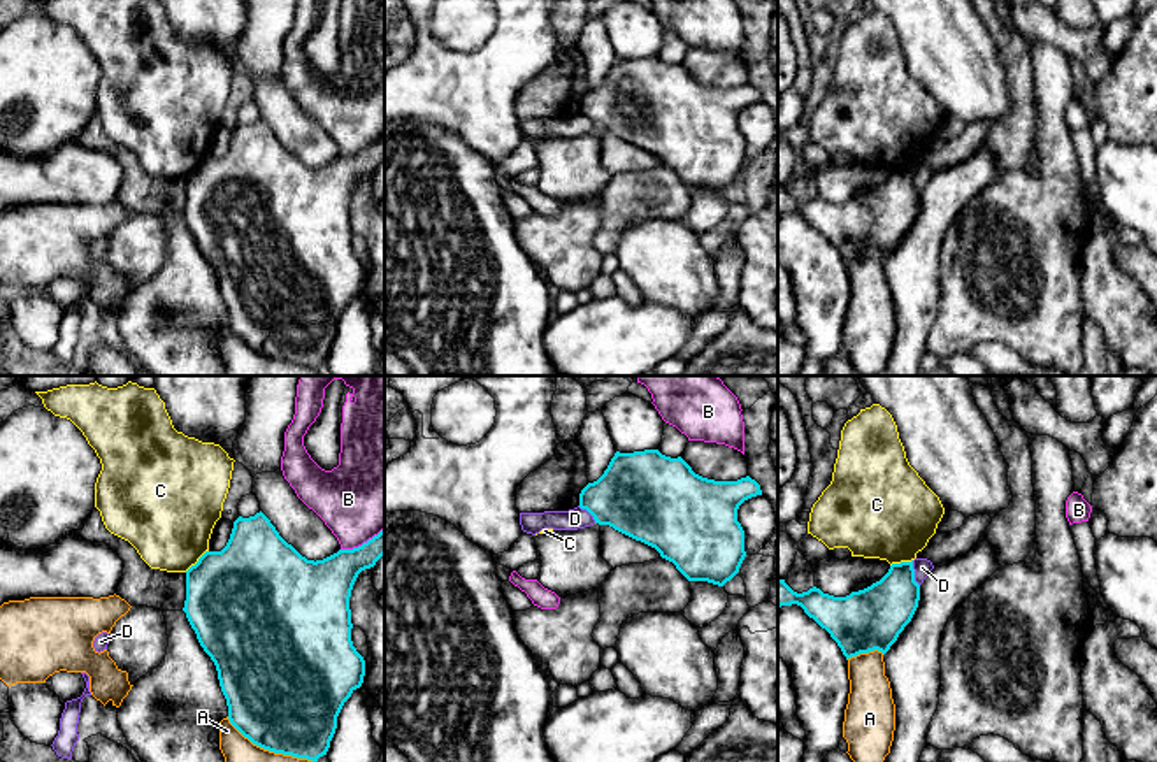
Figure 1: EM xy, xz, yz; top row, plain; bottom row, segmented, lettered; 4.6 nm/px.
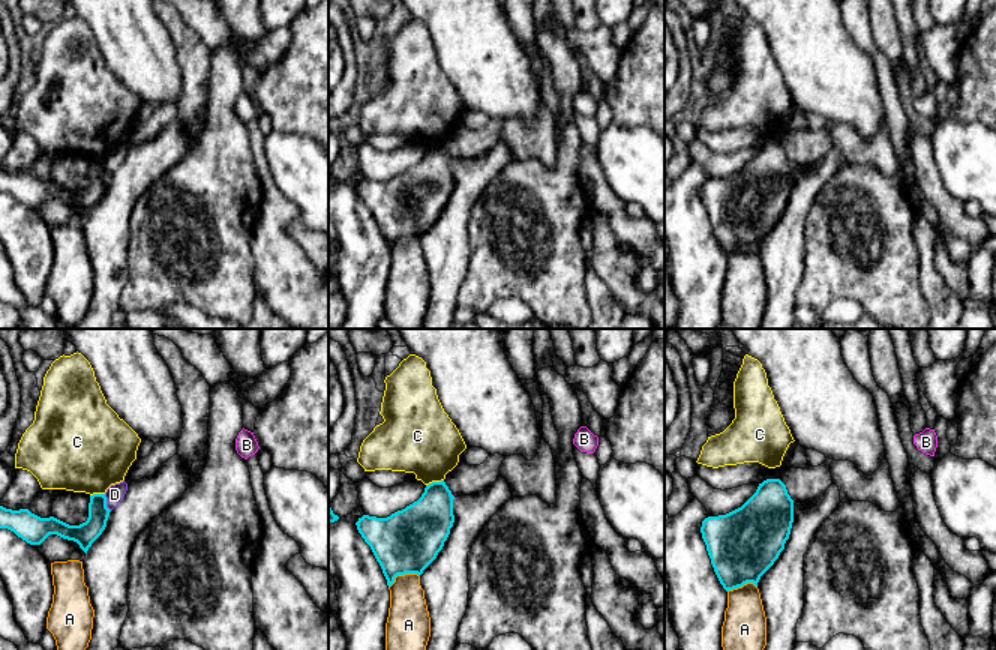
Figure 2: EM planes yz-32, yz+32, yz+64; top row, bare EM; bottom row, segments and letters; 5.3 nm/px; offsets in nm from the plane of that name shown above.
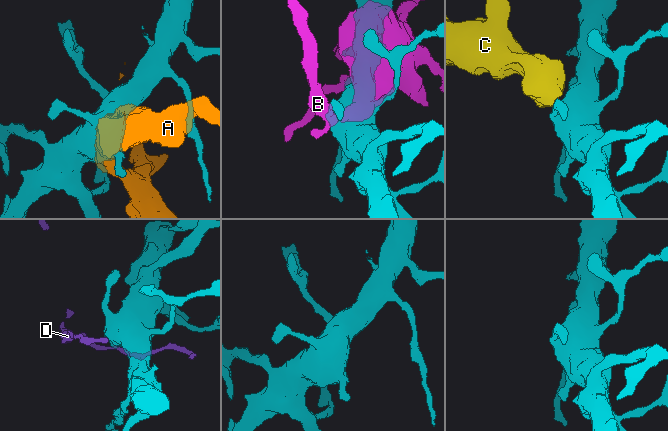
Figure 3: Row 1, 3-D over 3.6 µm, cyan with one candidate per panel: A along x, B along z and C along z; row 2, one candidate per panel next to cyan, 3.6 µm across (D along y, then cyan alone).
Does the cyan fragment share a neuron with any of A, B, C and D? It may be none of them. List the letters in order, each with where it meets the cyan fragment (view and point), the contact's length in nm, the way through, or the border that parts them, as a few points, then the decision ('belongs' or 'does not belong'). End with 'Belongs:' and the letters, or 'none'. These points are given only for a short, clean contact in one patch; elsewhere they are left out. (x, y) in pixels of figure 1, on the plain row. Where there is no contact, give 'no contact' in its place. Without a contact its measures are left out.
A: meets cyan in yz at (864, 258); contact 180 nm long; does not belong
B: meets cyan in xy at (364, 150); contact 220 nm long; does not belong
C: meets cyan in xy at (197, 169); contact 150 nm long; does not belong
D: meets cyan in yz at (913, 179); contact 120 nm long; border along yz (912, 167), (919, 192); does not belong
Belongs: none

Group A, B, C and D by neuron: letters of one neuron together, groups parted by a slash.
A / B / C / D

